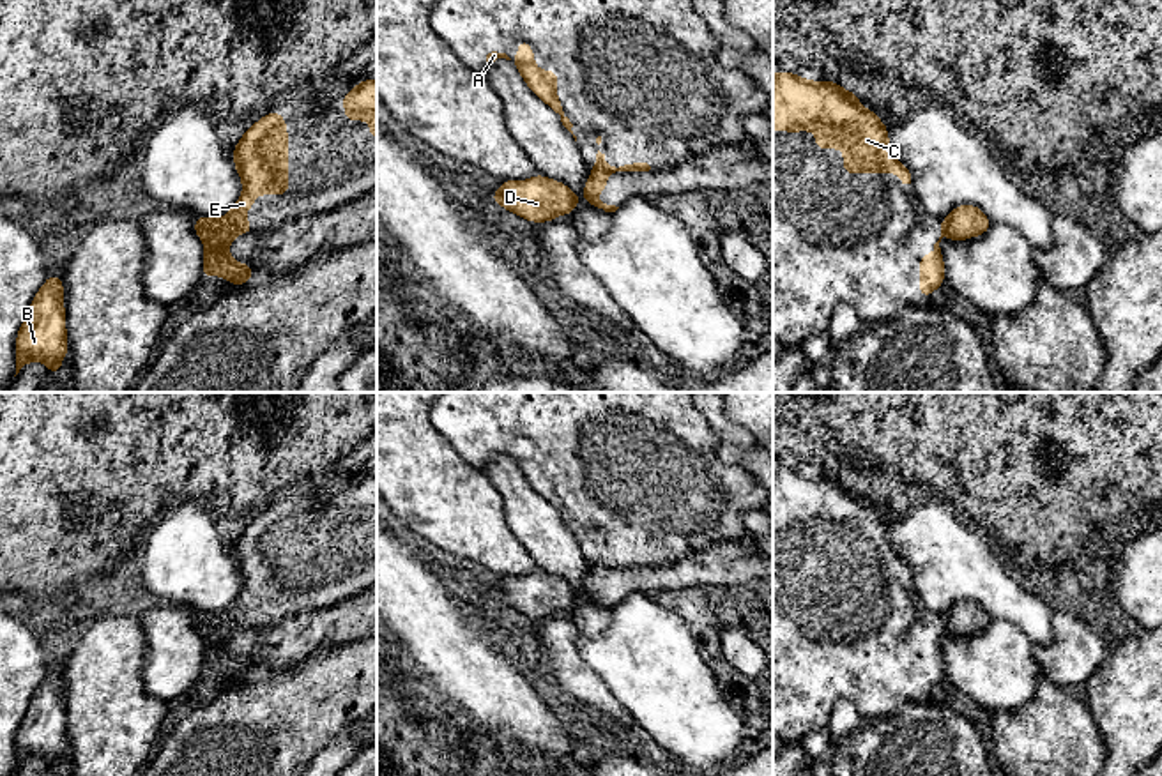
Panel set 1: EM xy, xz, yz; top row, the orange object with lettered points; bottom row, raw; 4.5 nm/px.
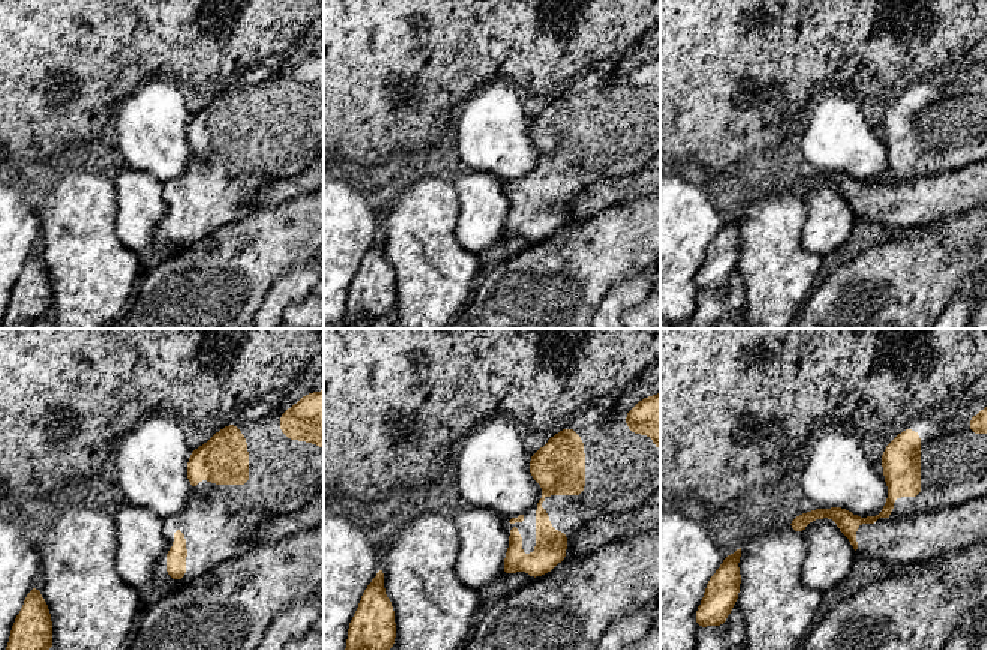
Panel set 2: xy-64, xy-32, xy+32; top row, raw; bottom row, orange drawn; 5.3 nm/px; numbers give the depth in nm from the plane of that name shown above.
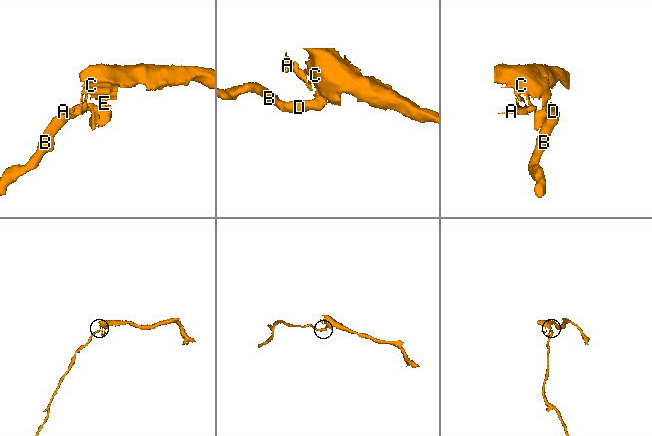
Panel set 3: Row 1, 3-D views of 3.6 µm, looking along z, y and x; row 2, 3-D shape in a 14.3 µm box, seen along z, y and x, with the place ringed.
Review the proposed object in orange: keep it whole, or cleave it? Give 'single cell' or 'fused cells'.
fused cells

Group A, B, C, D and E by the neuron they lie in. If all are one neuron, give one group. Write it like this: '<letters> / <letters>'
A C E / B D

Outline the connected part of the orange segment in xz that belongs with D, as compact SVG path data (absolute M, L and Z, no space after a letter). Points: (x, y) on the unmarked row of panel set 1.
M536 571L529 576L506 576L492 596L509 608L534 619L554 617L571 610L578 592L562 578Z

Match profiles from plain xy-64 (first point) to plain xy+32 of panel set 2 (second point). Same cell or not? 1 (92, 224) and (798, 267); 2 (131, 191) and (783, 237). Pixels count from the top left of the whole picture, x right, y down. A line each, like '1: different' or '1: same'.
1: same
2: different

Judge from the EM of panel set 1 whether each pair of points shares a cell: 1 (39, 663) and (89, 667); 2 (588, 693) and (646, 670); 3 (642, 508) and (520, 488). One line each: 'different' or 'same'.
1: different
2: different
3: different

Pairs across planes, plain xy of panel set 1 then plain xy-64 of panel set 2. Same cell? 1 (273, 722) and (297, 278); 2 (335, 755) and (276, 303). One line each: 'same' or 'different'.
1: different
2: same

